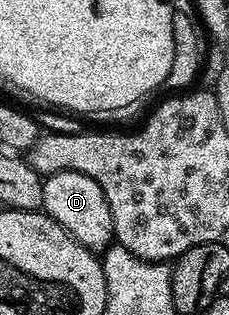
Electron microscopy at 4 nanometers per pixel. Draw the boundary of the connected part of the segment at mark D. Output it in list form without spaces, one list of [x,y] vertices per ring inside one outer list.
[[[62,170],[53,172],[43,178],[42,213],[52,218],[73,240],[86,250],[102,252],[115,242],[113,228],[113,212],[109,208],[109,200],[105,200],[105,192],[101,192],[101,184],[95,178],[85,176],[81,172]]]

